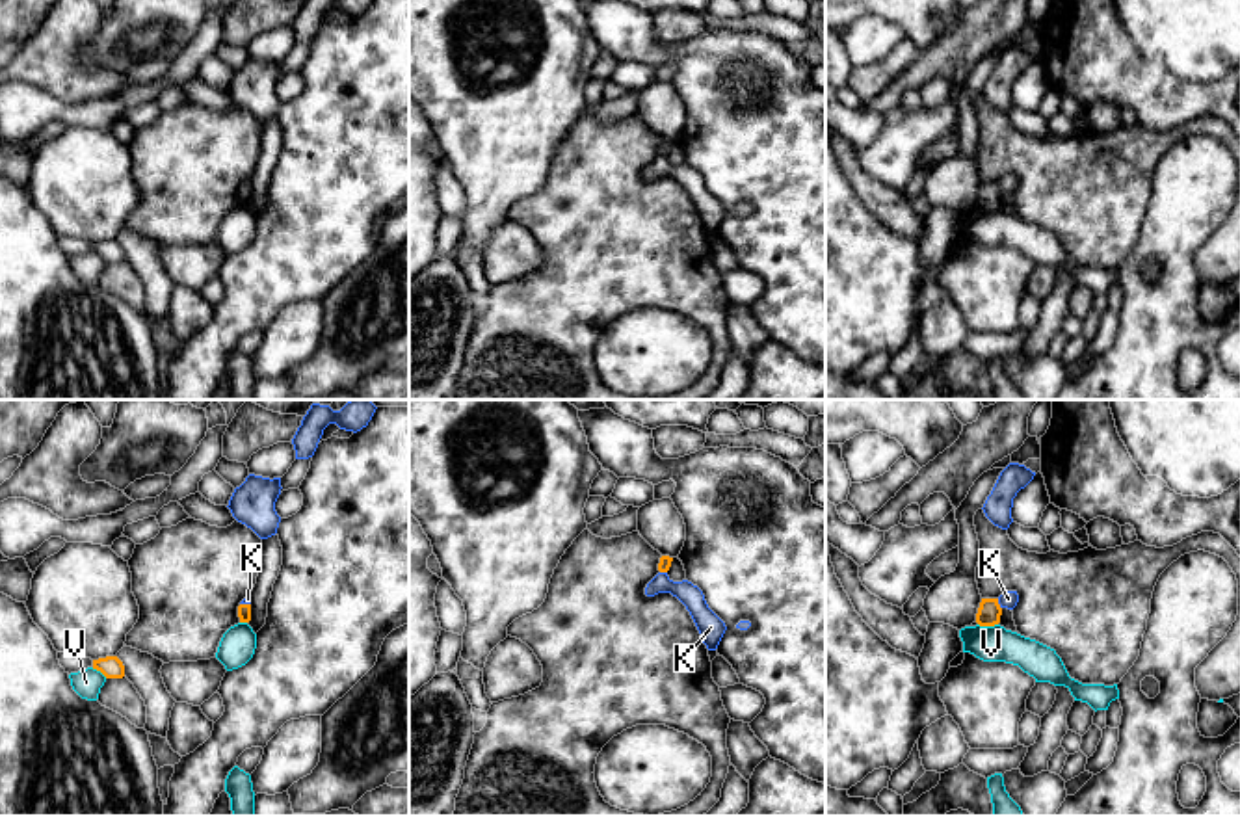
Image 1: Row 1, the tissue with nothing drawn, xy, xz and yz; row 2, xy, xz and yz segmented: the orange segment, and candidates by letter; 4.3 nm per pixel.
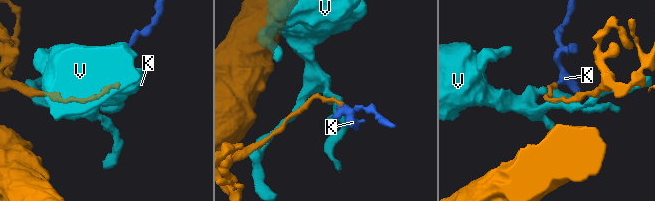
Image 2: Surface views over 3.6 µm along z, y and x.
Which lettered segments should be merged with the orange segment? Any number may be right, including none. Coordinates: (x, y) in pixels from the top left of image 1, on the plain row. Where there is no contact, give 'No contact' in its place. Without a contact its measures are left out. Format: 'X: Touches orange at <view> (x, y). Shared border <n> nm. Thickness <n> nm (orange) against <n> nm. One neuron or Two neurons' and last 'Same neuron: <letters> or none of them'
K: Touches orange at yz (999, 188). Shared border 50 nm. Thickness 100 nm (orange) against 80 nm. One neuron
V: Touches orange at yz (988, 209). Shared border 90 nm. Thickness 100 nm (orange) against 160 nm. Two neurons
Same neuron: K

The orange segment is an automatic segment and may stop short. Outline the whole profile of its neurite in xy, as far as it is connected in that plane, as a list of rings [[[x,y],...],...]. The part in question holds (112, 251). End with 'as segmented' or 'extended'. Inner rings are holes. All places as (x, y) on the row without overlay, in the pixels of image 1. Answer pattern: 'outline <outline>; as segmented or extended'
outline [[[117,240],[93,243],[93,253],[100,255],[106,262],[123,262],[125,249]]]; as segmented

